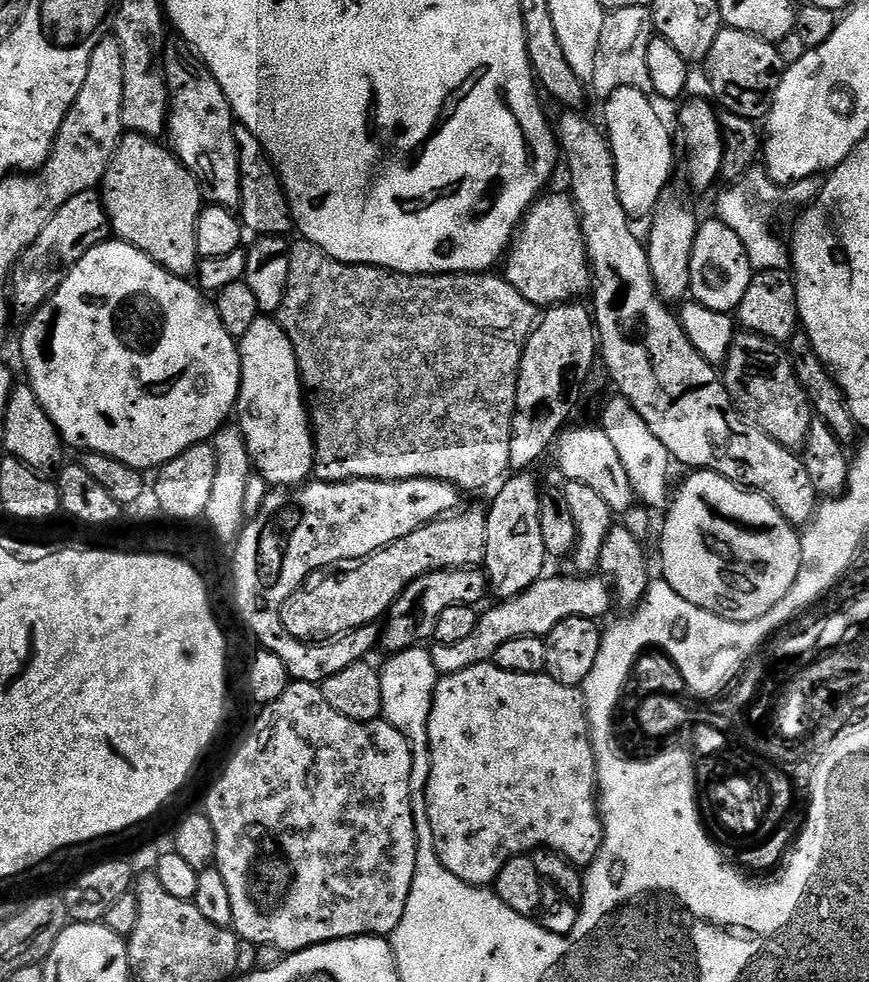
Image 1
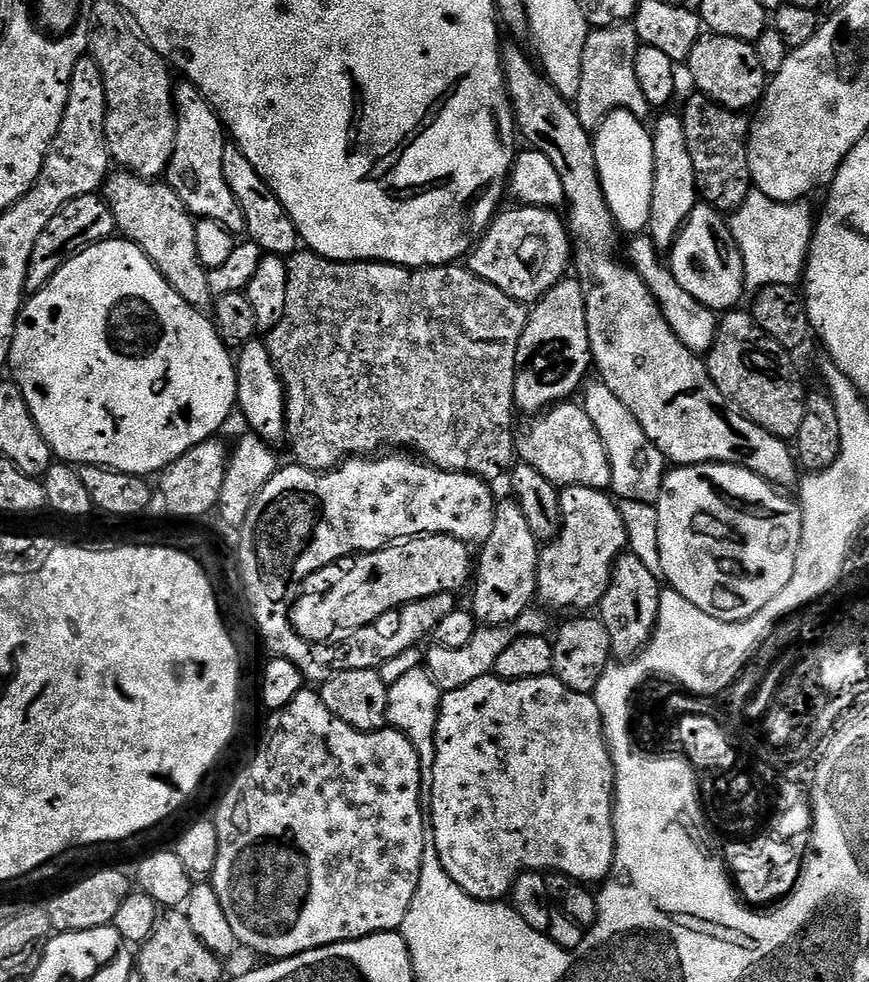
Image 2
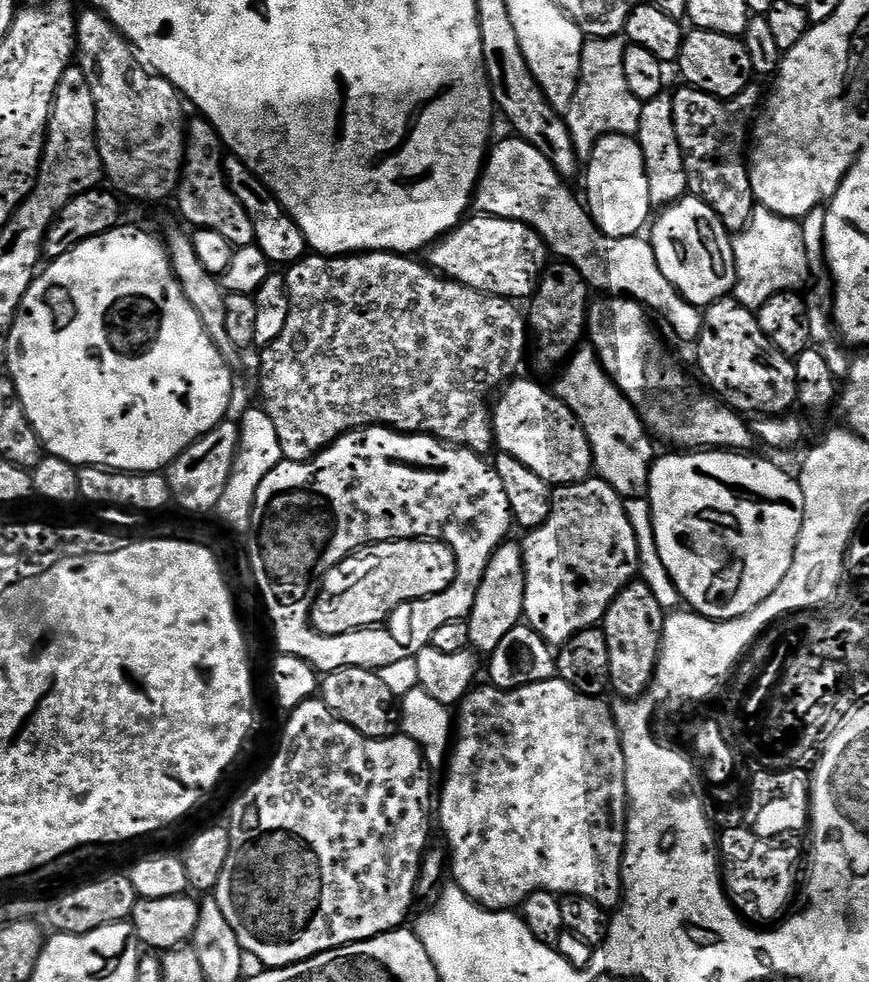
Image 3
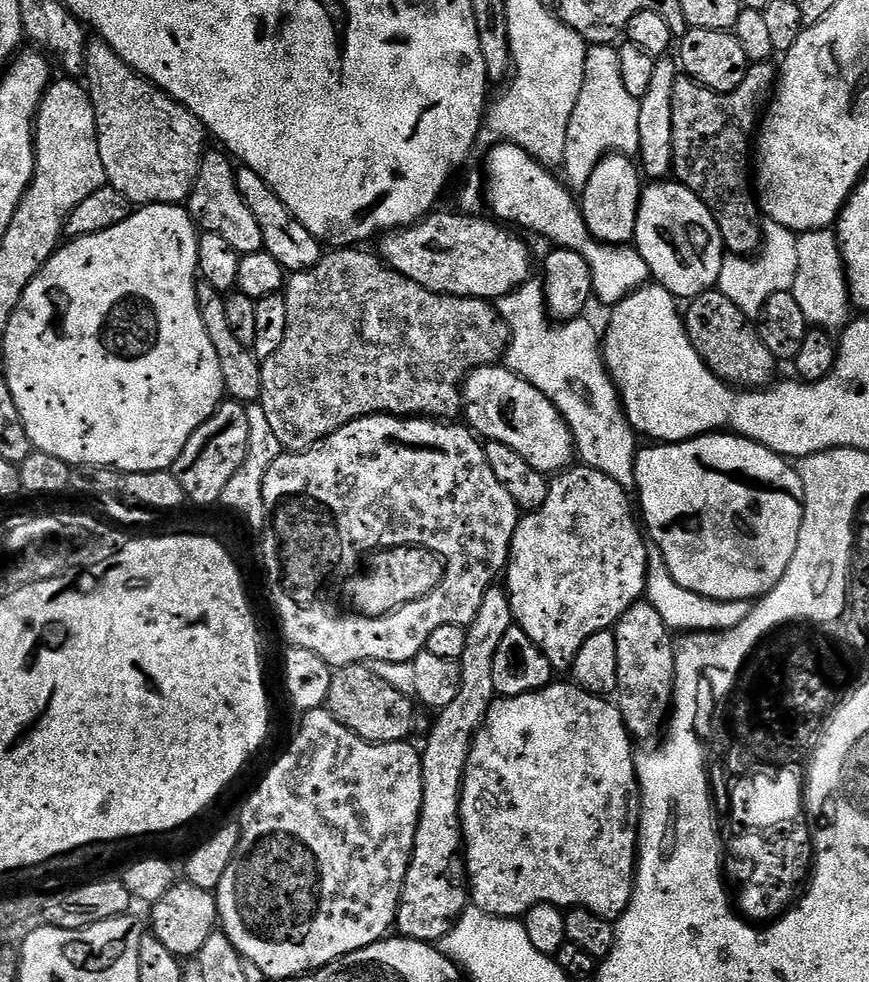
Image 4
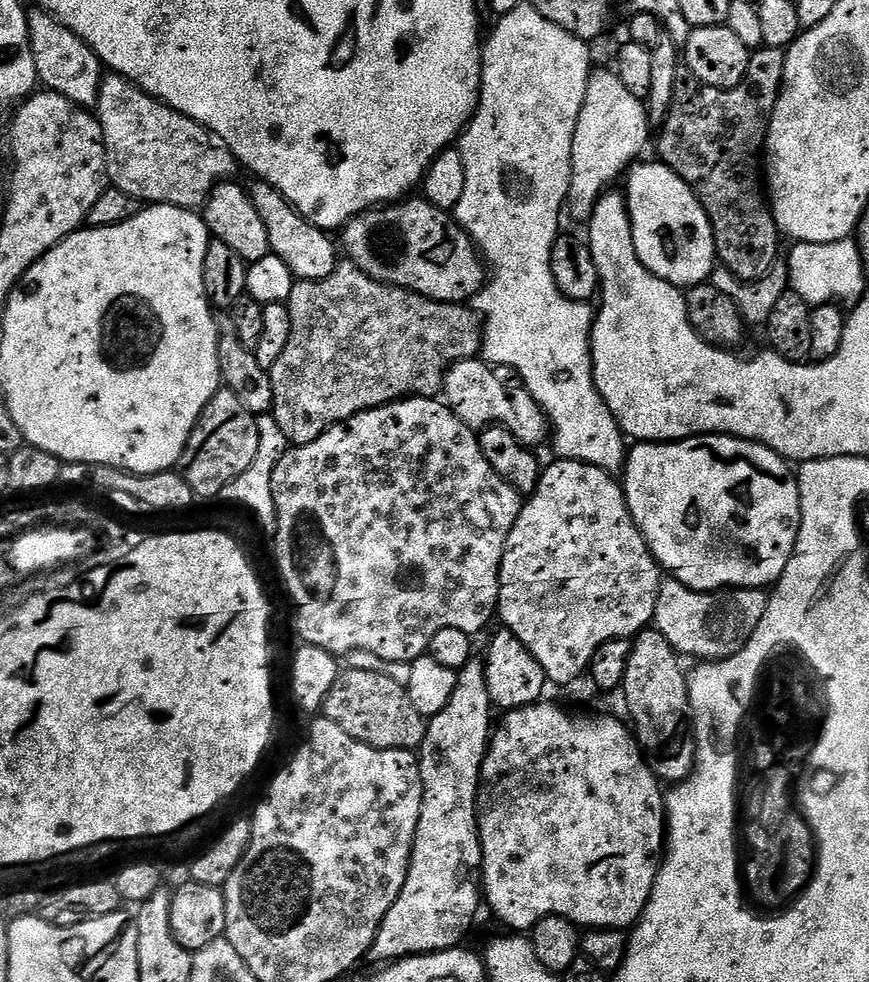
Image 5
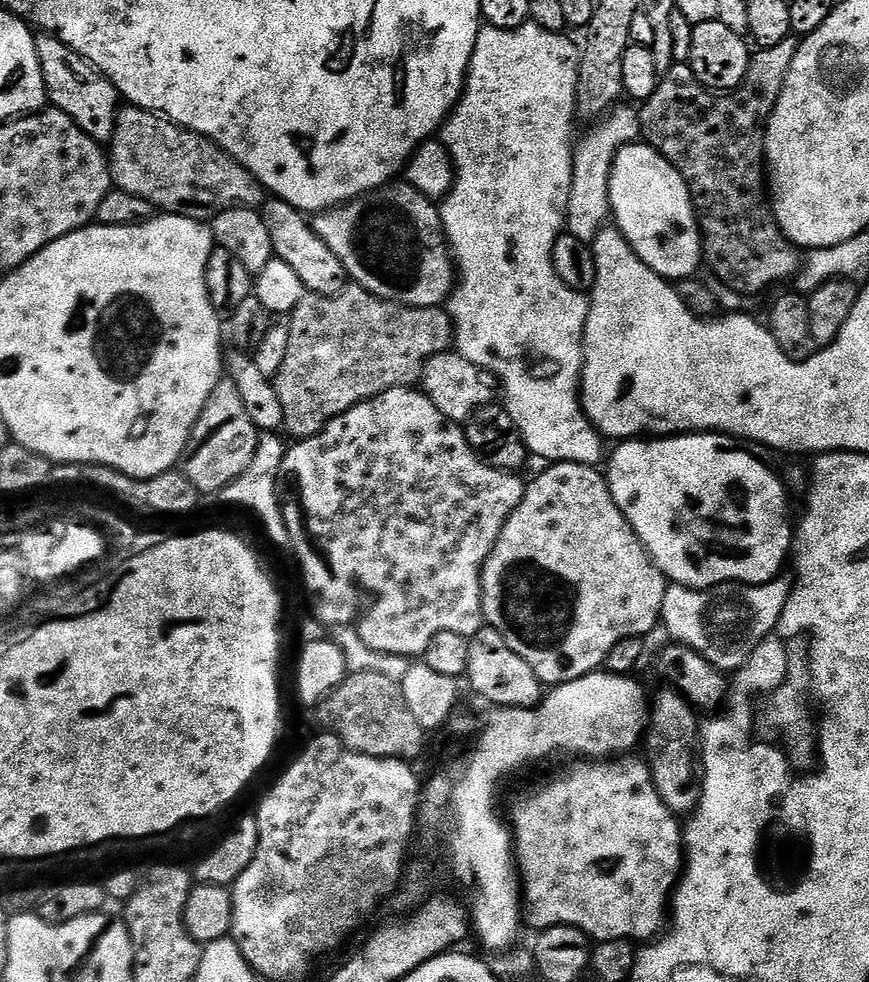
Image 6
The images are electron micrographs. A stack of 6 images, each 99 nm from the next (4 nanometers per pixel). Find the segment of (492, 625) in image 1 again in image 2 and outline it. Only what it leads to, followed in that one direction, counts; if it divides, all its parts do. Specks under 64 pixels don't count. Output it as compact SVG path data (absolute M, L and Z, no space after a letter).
M529 606L512 624L477 627L474 638L470 638L470 642L466 642L466 646L451 648L450 646L433 643L431 645L432 649L427 649L426 652L426 671L430 674L430 678L434 678L434 682L439 686L441 693L458 690L458 686L466 686L466 682L474 682L474 678L482 678L489 675L495 669L498 654L502 654L502 650L506 650L506 646L510 646L510 642L514 642L519 636L542 636L549 631L547 629L547 614L549 615L549 613L547 611L544 612L539 612L536 606Z

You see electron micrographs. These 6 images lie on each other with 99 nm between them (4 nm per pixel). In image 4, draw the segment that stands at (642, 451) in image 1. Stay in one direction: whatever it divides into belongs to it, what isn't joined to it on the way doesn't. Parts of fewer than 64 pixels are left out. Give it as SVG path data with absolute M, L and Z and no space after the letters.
M529 278L521 288L501 298L498 307L500 316L508 321L510 329L506 353L507 367L519 372L525 380L530 381L538 390L542 390L542 394L546 394L546 398L550 398L554 406L558 406L558 410L566 418L572 431L579 459L587 467L614 478L614 482L618 482L626 490L635 489L638 433L629 422L627 413L624 412L620 393L617 392L616 384L604 364L601 333L599 331L596 333L595 326L588 321L588 318L553 322L544 303L543 283L536 278Z

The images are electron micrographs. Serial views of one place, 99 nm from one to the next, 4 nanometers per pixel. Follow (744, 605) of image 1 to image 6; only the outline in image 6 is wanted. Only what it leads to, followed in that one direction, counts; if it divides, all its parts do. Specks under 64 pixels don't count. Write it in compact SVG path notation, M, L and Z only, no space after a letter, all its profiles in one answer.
M694 432L691 434L681 434L678 436L666 436L663 438L652 439L629 438L623 442L617 443L615 447L616 449L614 449L613 452L611 449L610 455L606 460L606 465L608 464L608 468L606 467L606 475L608 478L608 485L610 486L610 494L614 494L614 502L618 502L618 510L622 510L622 514L630 522L632 529L634 529L634 531L638 534L638 538L644 543L644 549L646 549L646 551L648 551L648 553L652 556L652 561L659 566L660 571L664 573L665 577L667 577L673 585L680 585L686 588L703 588L705 590L711 590L718 584L726 584L729 582L733 584L765 584L766 582L777 579L777 577L781 575L780 567L783 566L784 559L789 559L792 551L792 545L794 543L794 524L793 521L792 524L788 521L788 492L784 489L785 481L782 479L782 476L782 481L780 481L779 474L776 473L762 457L760 457L761 449L759 447L753 446L751 443L742 440L737 440L730 436L725 436L718 432Z

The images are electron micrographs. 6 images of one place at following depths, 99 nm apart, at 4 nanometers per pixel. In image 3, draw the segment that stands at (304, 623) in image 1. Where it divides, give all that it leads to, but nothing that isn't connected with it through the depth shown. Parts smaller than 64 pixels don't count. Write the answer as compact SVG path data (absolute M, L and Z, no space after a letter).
M388 540L375 545L371 552L372 565L353 584L337 592L321 591L313 600L311 621L320 635L337 636L383 625L384 619L403 604L412 606L443 597L456 577L456 559L448 543L442 540Z

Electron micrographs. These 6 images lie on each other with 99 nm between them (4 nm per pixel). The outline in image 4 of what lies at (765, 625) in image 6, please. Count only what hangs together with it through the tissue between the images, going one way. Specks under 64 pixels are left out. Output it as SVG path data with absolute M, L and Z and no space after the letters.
M656 544L648 545L647 590L645 592L647 603L654 606L662 620L666 622L673 632L729 632L734 626L742 626L746 622L750 611L747 600L711 600L702 594L694 594L685 587L678 586L662 558L661 551Z

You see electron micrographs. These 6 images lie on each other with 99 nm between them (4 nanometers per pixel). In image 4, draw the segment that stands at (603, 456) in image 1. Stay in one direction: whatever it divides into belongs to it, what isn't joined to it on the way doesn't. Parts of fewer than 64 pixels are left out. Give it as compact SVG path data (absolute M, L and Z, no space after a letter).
M507 366L476 368L465 380L462 391L467 427L485 441L497 440L510 446L510 450L522 454L534 470L559 474L577 459L576 443L566 418L558 406L542 394L542 390L525 380L519 372Z

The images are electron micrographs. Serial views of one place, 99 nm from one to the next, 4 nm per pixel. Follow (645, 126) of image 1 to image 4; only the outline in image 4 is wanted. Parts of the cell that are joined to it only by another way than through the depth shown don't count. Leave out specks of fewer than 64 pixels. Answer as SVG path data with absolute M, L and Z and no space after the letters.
M619 154L607 156L590 174L582 193L582 209L589 232L600 243L627 245L635 237L642 195L640 180L641 169L629 157Z

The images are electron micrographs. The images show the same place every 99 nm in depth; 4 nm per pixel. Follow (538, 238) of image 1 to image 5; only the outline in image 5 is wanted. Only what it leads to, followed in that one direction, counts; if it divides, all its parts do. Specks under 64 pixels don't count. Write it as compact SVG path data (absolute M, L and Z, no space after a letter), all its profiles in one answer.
M404 198L387 206L370 208L360 216L355 216L342 229L342 252L351 263L358 265L366 275L383 284L395 288L405 288L438 302L467 305L486 283L486 264L472 237L456 223L447 211L438 209L425 198Z

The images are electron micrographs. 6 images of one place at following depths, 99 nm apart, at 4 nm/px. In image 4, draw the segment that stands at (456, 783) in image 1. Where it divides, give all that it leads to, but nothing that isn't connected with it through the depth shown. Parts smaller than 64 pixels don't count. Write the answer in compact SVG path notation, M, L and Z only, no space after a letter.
M553 682L530 694L501 696L493 700L476 737L472 739L470 758L464 771L464 786L460 795L460 821L464 831L462 859L470 885L470 900L486 914L523 918L539 904L553 904L561 910L585 908L599 916L615 921L632 900L632 889L636 887L636 861L640 838L640 778L636 773L638 752L635 752L632 735L624 724L620 709L611 699L595 696L576 687L575 683Z

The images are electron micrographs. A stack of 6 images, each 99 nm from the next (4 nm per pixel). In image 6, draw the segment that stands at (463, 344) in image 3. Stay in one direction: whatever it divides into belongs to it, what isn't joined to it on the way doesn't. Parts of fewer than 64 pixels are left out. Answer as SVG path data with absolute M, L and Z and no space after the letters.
M355 282L333 296L308 292L290 313L288 325L290 347L274 383L278 402L282 402L284 428L292 438L318 434L336 416L386 390L419 385L426 361L449 351L454 344L454 325L443 307L411 308L395 304L370 294Z

